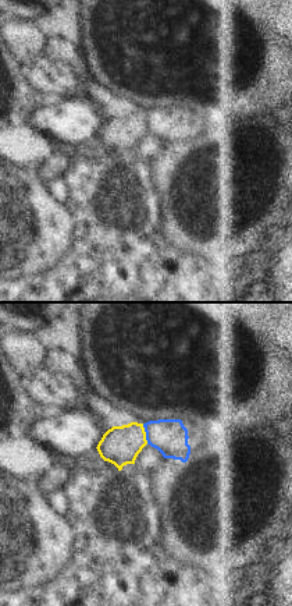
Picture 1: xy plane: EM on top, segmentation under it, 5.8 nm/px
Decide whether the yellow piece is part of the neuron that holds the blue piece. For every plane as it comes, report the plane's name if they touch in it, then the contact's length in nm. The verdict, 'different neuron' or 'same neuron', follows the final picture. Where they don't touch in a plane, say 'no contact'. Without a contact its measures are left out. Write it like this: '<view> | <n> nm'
xy | 120 nm

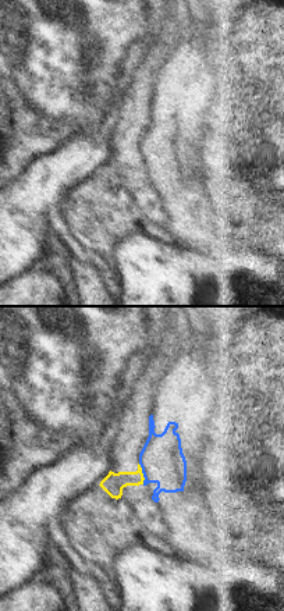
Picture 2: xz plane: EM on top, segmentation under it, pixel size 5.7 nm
xz | 120 nm

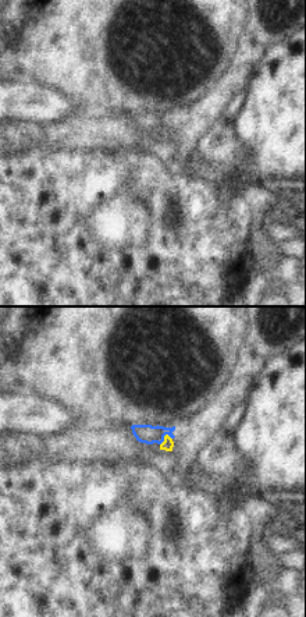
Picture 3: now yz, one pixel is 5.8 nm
yz | 80 nm

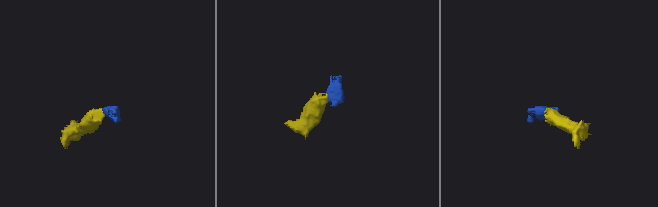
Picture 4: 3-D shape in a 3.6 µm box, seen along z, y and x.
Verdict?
different neuron

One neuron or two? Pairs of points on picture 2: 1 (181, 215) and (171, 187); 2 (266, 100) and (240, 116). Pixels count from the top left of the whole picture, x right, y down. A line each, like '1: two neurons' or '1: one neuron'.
1: two neurons
2: one neuron

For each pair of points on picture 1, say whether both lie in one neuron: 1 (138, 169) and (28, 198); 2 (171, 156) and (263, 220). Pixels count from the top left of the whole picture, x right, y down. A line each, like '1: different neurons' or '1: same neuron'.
1: different neurons
2: same neuron

